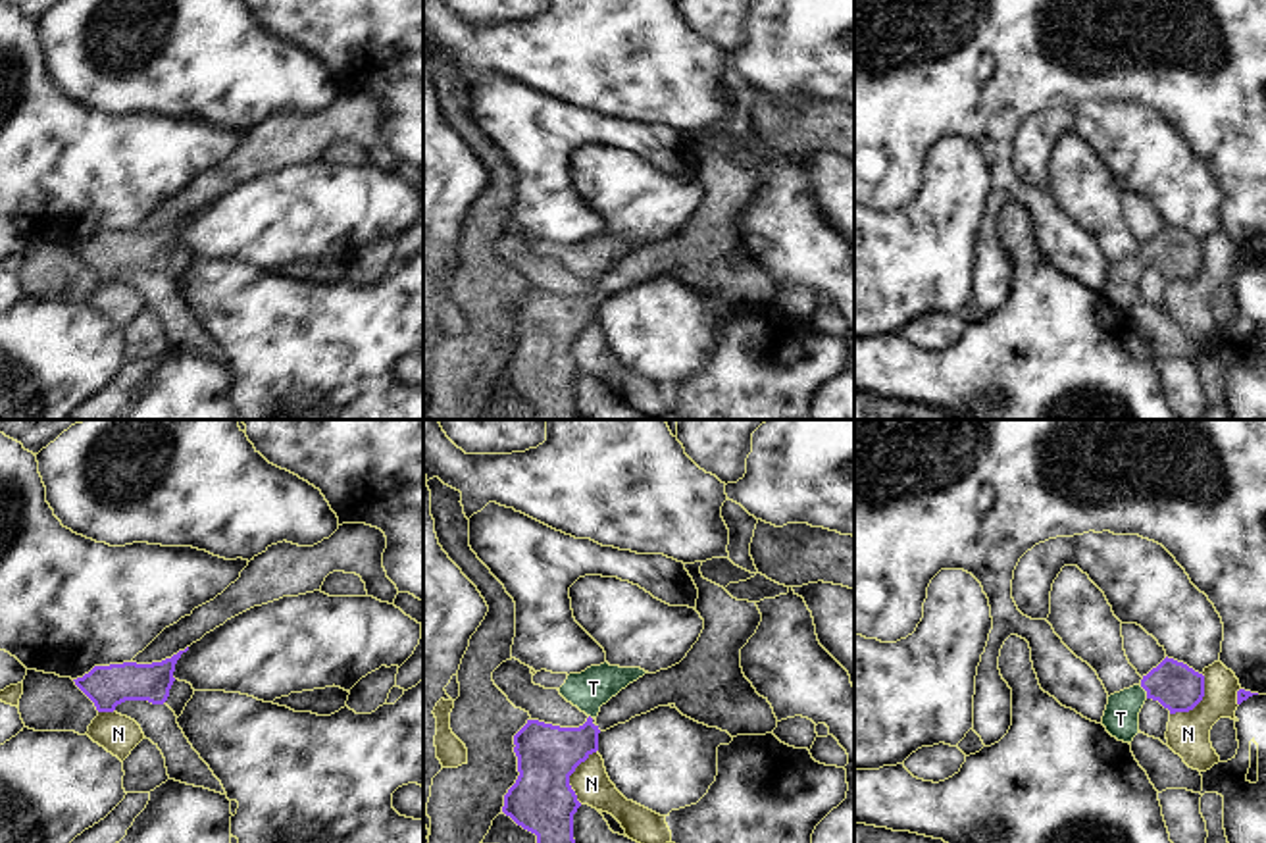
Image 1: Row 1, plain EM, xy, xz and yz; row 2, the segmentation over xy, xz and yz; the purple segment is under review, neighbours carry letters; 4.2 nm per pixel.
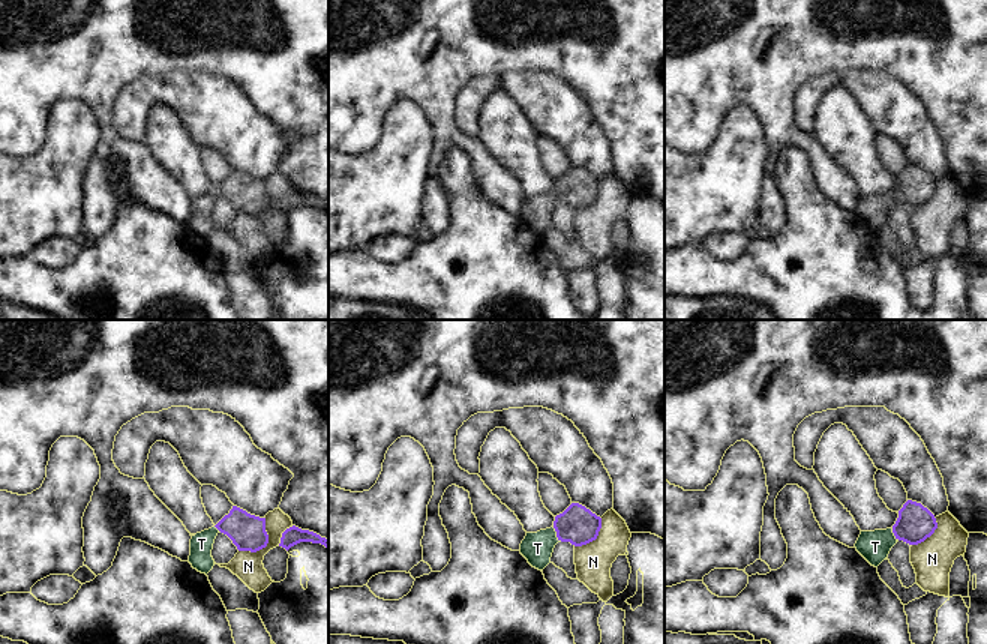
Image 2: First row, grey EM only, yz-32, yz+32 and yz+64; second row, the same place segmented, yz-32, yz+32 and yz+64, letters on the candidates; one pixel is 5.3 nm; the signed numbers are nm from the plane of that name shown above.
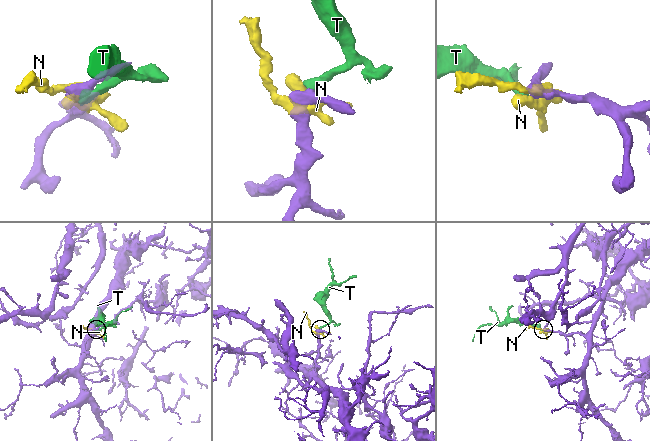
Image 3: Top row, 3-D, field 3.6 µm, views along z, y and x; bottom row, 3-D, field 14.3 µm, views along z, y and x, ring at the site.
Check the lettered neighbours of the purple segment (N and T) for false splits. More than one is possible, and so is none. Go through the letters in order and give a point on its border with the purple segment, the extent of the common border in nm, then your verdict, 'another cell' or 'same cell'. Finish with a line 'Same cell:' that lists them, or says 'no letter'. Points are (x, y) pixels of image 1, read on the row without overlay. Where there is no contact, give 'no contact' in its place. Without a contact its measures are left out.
N: xz (570, 343) | 240 nm | another cell
T: yz (1145, 258) | 70 nm | same cell
Same cell: T

